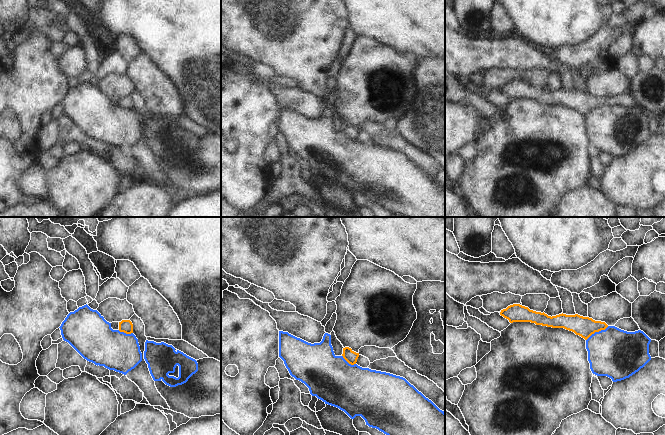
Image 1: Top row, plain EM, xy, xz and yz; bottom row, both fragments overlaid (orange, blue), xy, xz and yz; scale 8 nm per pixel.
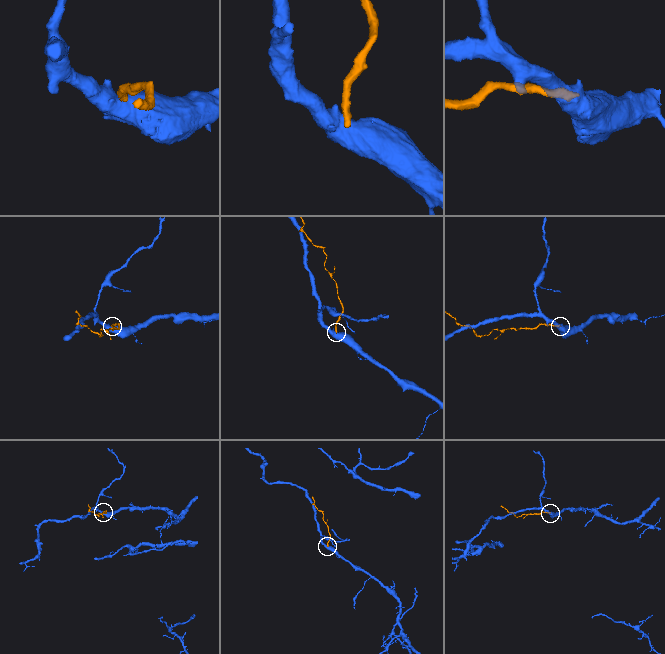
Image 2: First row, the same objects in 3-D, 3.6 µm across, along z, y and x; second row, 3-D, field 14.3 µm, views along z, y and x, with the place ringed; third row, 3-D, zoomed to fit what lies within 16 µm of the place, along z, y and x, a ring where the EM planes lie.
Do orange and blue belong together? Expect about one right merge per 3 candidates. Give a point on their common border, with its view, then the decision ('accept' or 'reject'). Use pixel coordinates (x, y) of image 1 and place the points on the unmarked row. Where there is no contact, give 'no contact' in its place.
contact yz (597, 107); reject

